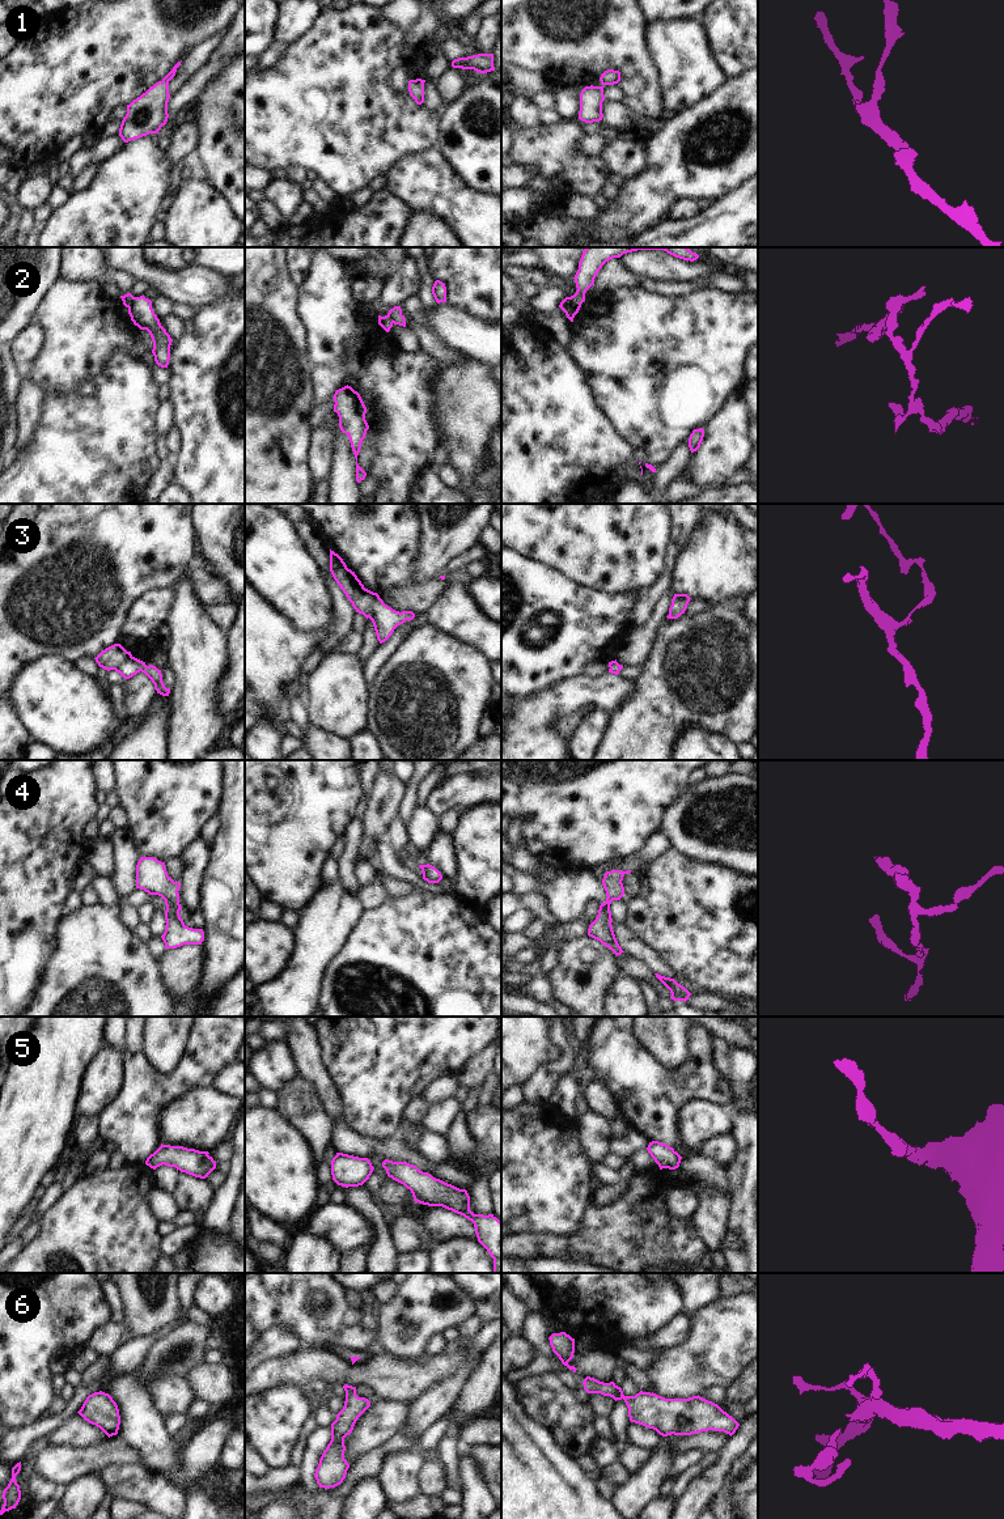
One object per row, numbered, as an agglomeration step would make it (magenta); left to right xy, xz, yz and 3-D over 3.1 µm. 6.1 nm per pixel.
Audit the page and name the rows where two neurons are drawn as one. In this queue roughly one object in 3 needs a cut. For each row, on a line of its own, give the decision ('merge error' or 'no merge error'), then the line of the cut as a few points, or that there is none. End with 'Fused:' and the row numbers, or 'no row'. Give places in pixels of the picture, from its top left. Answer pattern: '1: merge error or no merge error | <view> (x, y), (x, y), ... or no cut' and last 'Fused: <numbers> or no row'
1: no merge error | no cut
2: merge error | yz (570, 297), (573, 302), (580, 304)
3: no merge error | no cut
4: merge error | xy (164, 898), (178, 912)
5: no merge error | no cut
6: no merge error | no cut
Fused: 2, 4

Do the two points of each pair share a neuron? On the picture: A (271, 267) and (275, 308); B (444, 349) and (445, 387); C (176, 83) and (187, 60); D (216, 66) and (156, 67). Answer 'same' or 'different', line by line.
A: same
B: different
C: same
D: different

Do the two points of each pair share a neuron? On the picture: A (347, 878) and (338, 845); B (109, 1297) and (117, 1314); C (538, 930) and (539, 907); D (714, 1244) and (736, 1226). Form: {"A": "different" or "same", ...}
{"A": "different", "B": "same", "C": "different", "D": "different"}

